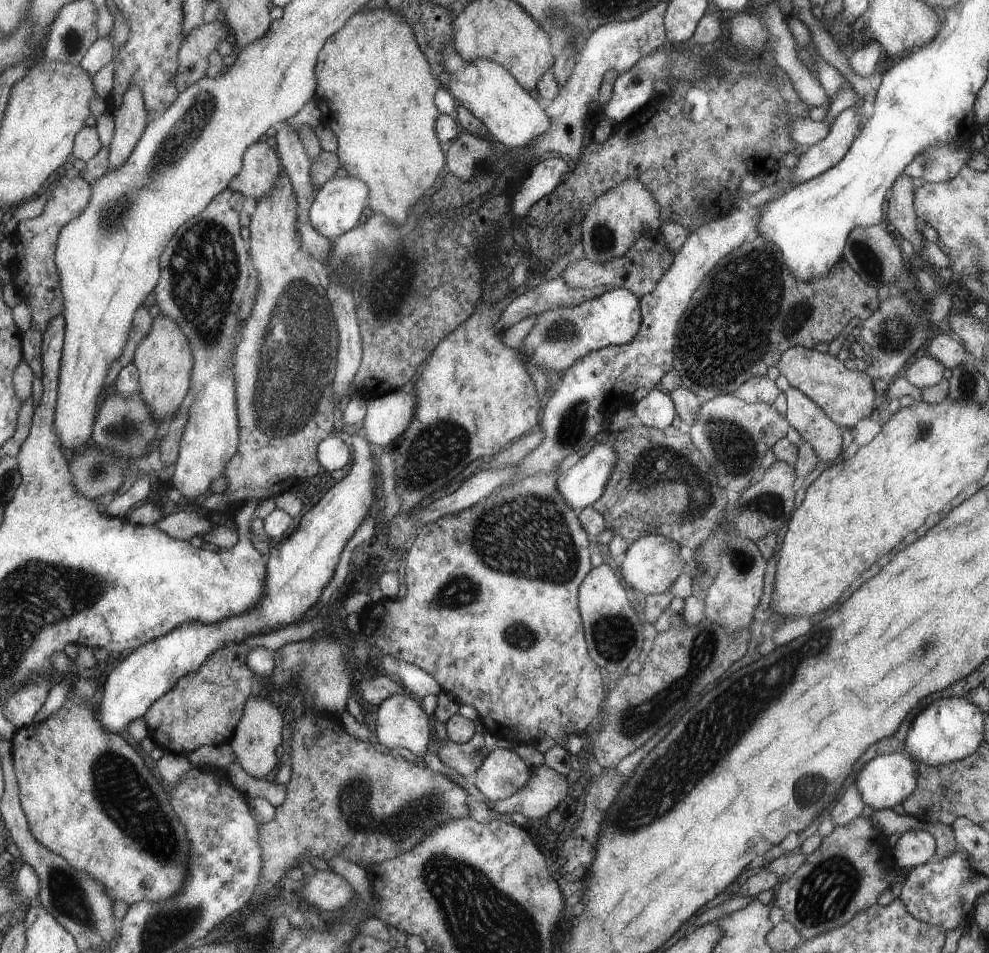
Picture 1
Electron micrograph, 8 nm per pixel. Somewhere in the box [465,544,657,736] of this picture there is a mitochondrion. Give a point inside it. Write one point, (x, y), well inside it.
(613, 636)

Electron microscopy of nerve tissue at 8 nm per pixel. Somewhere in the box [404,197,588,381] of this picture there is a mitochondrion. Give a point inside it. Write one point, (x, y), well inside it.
(562, 330)

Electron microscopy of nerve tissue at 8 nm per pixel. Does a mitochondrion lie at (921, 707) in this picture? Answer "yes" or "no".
no

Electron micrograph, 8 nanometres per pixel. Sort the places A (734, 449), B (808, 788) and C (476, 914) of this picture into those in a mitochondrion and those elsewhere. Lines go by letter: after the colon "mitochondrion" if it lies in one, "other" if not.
A: mitochondrion
B: mitochondrion
C: mitochondrion

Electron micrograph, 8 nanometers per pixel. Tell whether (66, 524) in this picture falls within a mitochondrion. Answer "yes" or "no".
no

